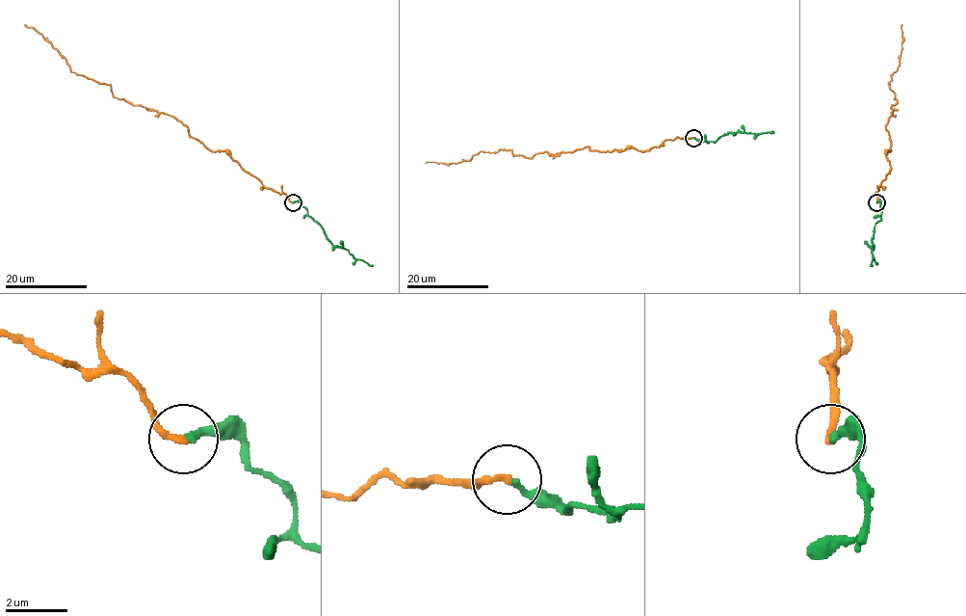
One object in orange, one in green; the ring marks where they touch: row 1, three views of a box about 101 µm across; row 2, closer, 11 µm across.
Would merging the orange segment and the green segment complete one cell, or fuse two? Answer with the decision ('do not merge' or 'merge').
merge

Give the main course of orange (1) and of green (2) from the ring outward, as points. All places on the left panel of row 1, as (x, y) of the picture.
1: (293, 202), (265, 187), (224, 151), (208, 149), (170, 116), (118, 99), (109, 84), (77, 74), (24, 24)
2: (293, 202), (298, 201), (307, 210), (333, 245), (343, 246), (355, 258), (373, 266)

